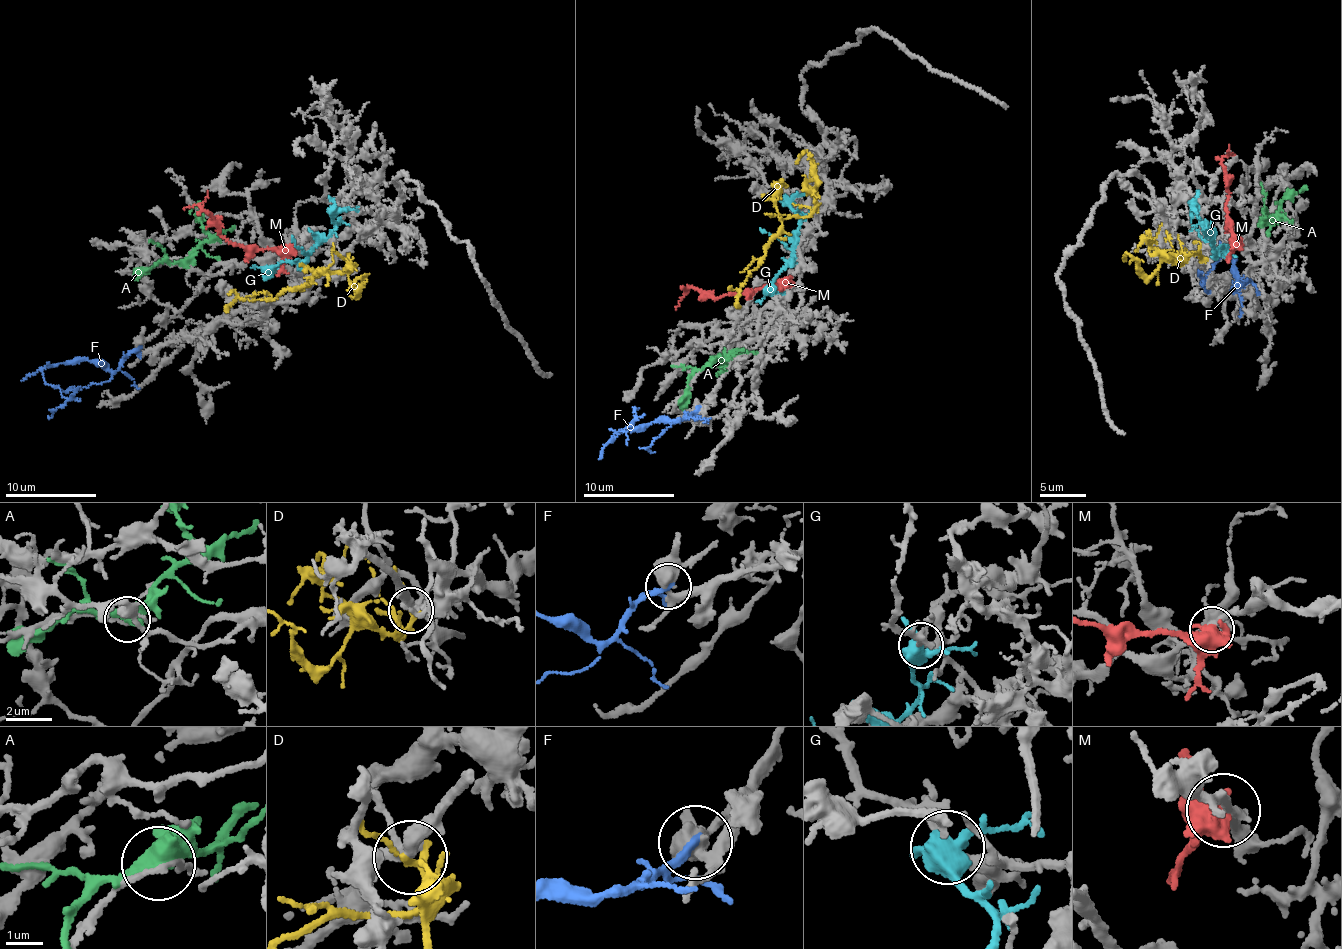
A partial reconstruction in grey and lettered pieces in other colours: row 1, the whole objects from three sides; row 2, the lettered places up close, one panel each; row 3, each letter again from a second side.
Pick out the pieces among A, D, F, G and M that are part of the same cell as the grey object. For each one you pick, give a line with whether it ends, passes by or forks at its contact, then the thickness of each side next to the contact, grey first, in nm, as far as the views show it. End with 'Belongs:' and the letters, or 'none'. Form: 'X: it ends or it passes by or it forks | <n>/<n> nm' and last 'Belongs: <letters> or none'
Belongs: none

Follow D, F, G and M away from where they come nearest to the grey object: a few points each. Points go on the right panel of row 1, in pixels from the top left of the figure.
D: (1185, 252), (1178, 263), (1181, 260), (1172, 252), (1169, 257), (1180, 260), (1196, 251), (1203, 260)
F: (1247, 280), (1238, 288), (1235, 263), (1223, 247), (1225, 249), (1201, 284), (1210, 293)
G: (1194, 203), (1195, 214), (1213, 249), (1229, 246), (1230, 241)
M: (1240, 242), (1228, 227), (1224, 209), (1228, 193), (1221, 163), (1229, 153), (1234, 154)

